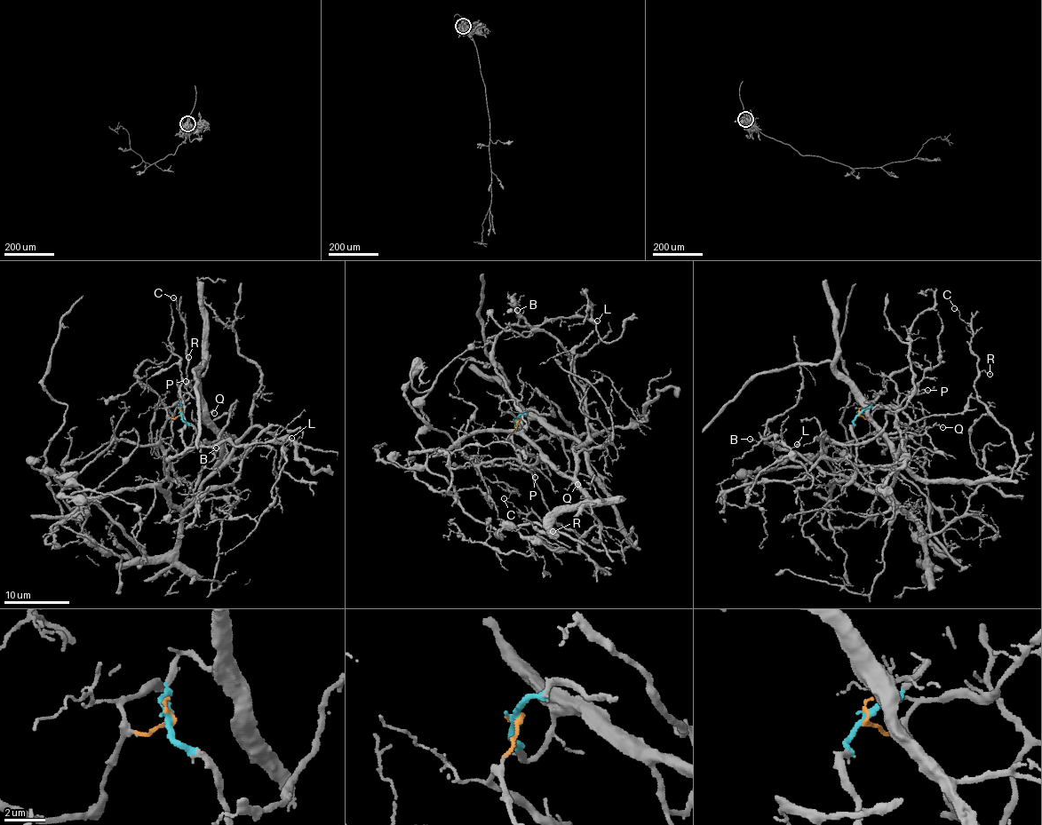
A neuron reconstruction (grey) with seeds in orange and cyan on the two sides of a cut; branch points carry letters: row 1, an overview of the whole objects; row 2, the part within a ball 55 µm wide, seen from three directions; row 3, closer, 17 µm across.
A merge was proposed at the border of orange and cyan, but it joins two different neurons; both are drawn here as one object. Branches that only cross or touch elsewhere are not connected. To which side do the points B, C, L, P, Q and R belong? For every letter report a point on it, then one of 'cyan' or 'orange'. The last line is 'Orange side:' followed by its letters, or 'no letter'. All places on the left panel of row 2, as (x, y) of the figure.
B: place (216, 448); orange
C: place (173, 297); cyan
L: place (291, 438); orange
P: place (186, 381); orange
Q: place (214, 413); cyan
R: place (188, 357); cyan
Orange side: B, L, P

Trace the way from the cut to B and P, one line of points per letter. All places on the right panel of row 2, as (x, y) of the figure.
B: (859, 414), (894, 452), (879, 492), (823, 472), (764, 438), (750, 439)
P: (859, 414), (869, 417), (874, 410), (884, 407), (896, 408), (910, 393), (927, 390)

